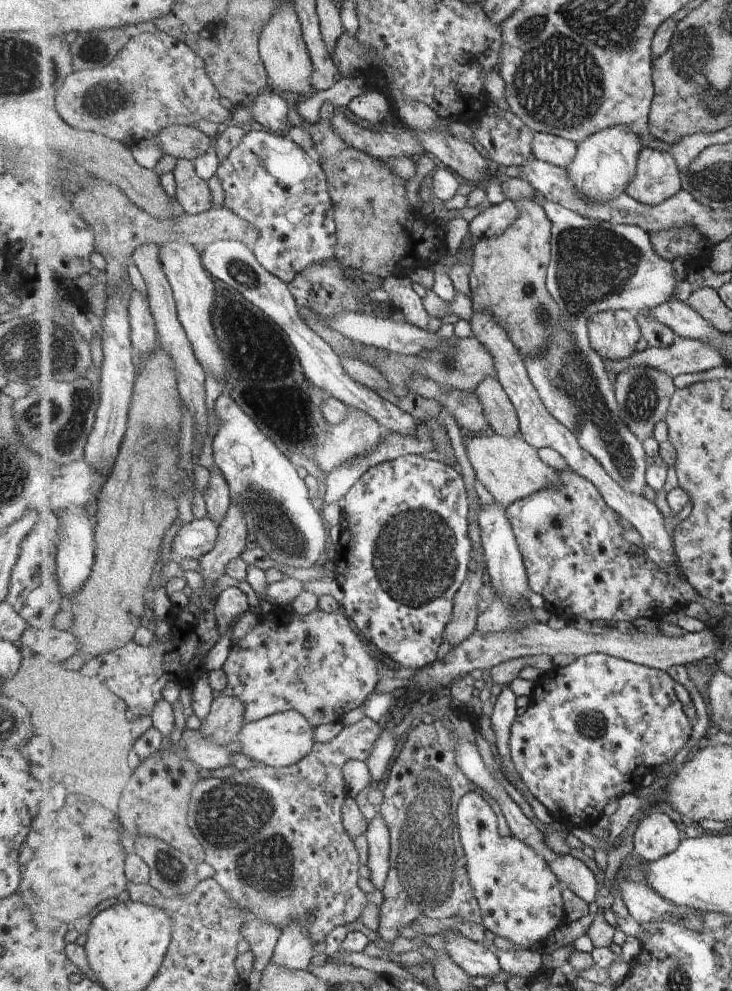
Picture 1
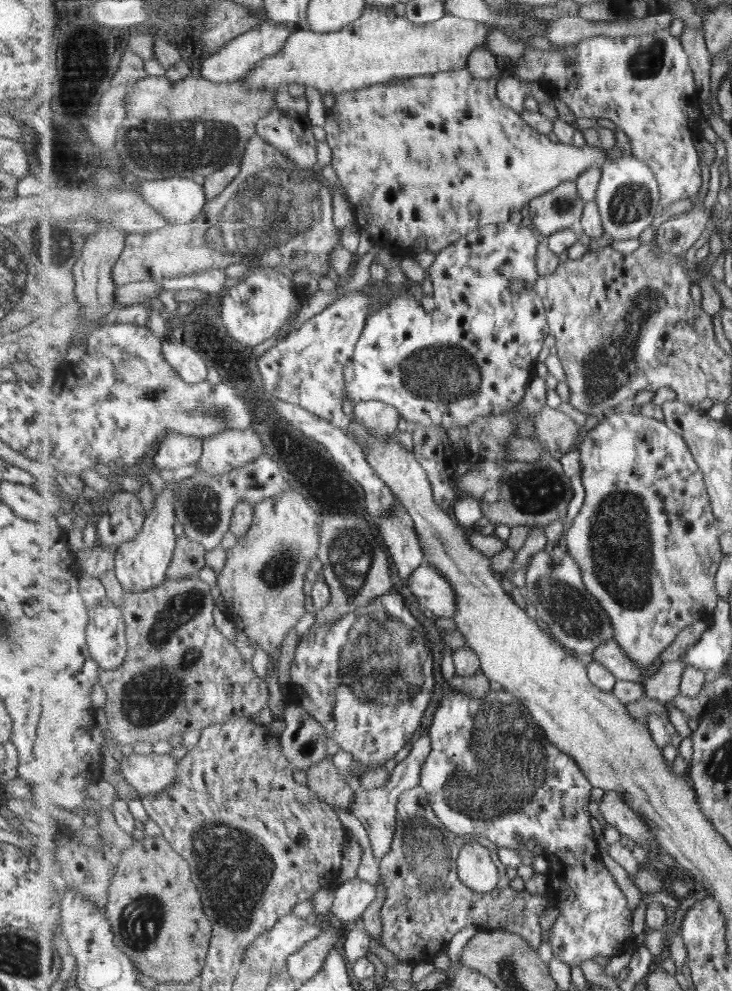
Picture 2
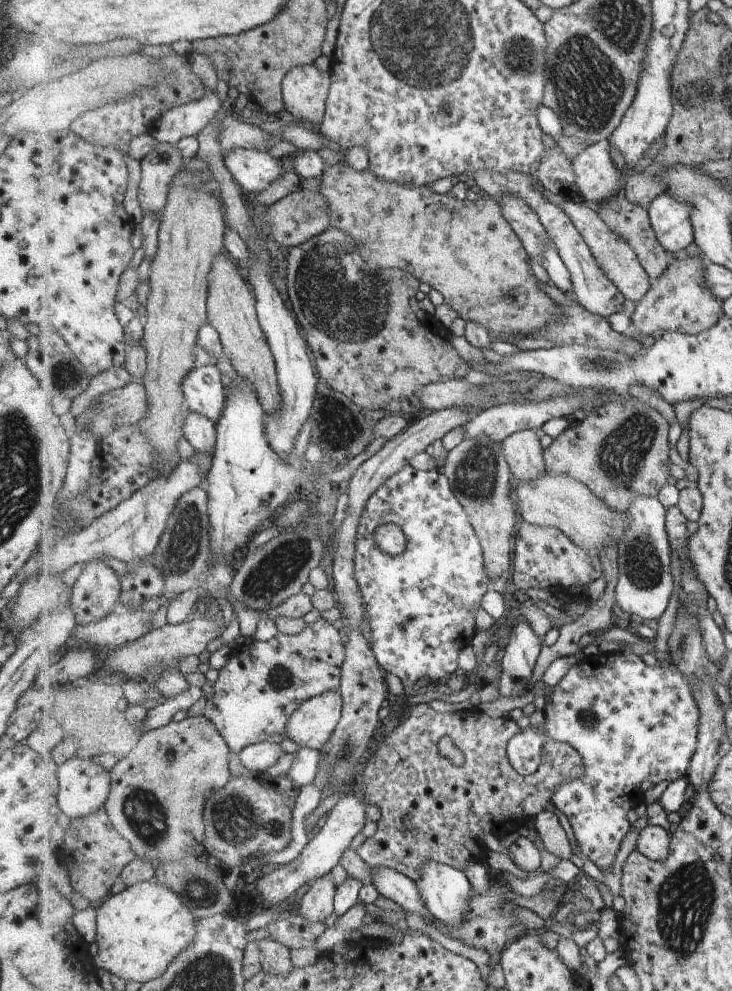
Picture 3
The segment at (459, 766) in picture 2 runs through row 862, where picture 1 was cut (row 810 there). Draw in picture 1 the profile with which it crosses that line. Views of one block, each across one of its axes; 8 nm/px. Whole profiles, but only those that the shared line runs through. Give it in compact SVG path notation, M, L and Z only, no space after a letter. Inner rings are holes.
M591 653L578 657L570 665L564 667L554 666L550 670L541 673L535 681L535 687L530 695L531 703L521 716L517 716L517 720L512 726L510 738L510 750L516 769L529 792L541 804L553 804L555 806L553 812L557 812L557 810L559 812L569 812L569 826L571 826L571 822L575 826L594 826L597 820L603 816L607 805L614 797L627 796L646 782L649 782L649 774L657 766L673 760L679 754L679 750L687 744L687 740L693 738L693 725L691 726L691 722L689 722L689 718L687 718L685 710L683 710L684 704L677 694L676 684L677 682L664 669L654 669L605 653Z

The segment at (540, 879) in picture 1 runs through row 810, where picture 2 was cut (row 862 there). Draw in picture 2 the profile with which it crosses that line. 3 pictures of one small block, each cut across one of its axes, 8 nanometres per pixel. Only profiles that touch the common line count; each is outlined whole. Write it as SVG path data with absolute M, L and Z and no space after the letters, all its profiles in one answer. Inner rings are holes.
M473 838L460 850L458 875L469 888L484 894L499 884L499 870L491 852Z

